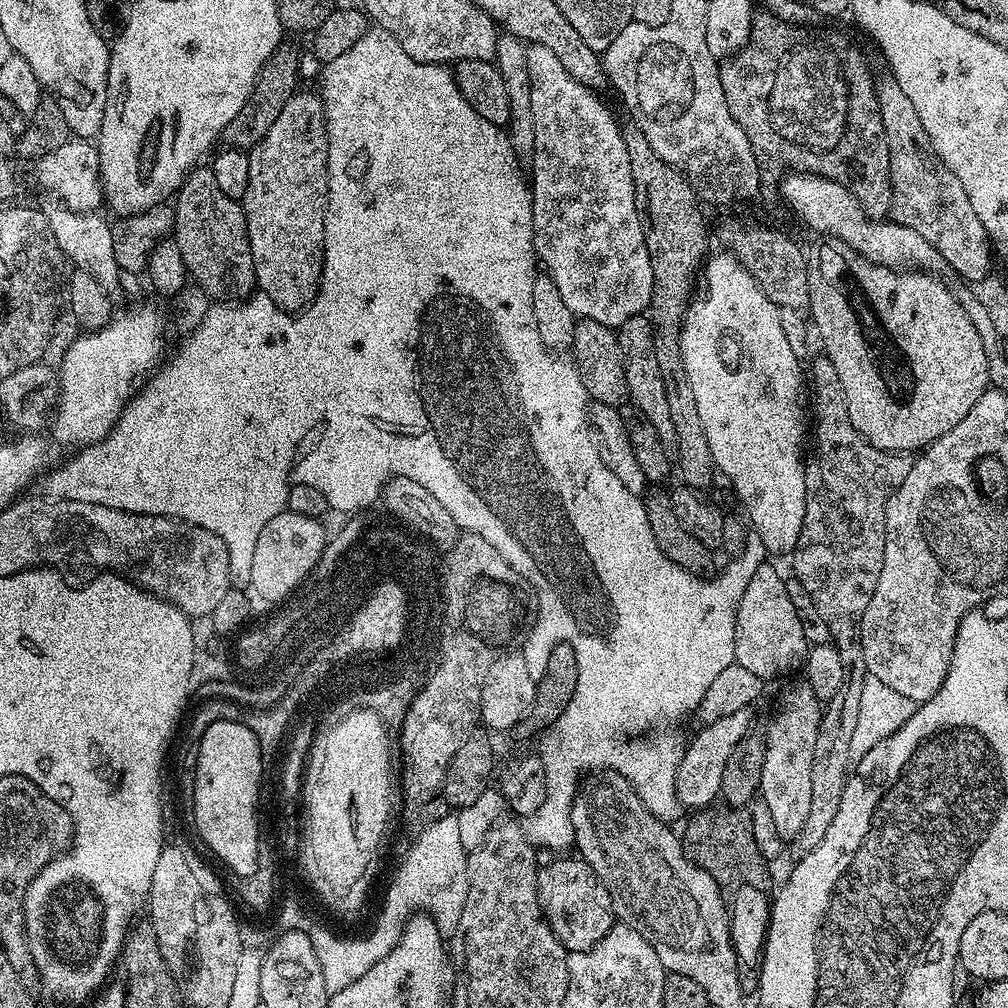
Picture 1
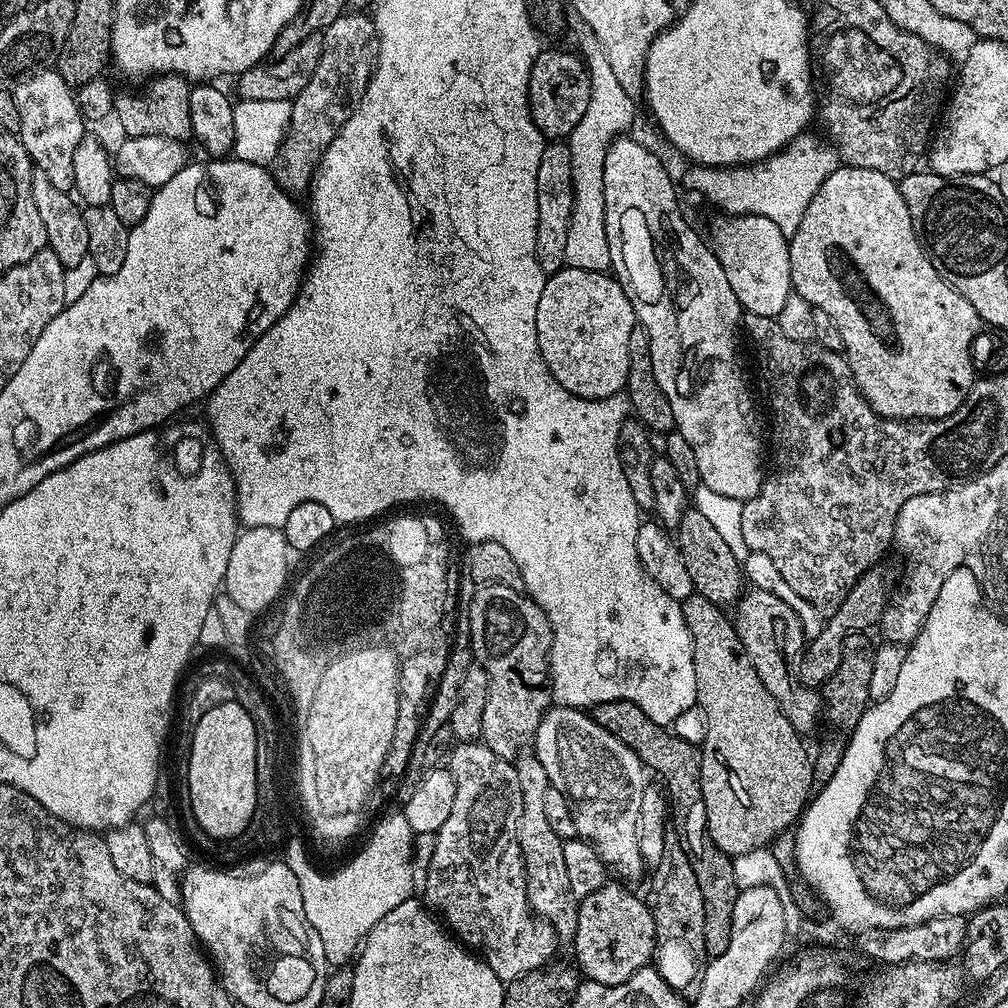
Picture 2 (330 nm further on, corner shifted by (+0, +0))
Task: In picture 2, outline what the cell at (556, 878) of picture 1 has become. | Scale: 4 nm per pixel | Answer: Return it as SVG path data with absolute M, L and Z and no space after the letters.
M612 882L605 883L603 888L594 890L589 896L585 896L579 901L576 910L578 922L576 923L574 937L577 960L575 963L578 965L579 971L587 979L605 984L611 988L626 982L638 970L649 967L656 955L656 935L654 934L654 918L652 917L651 908L641 897L639 900L634 893L619 888L619 886L624 886L619 883L616 884L612 884Z

